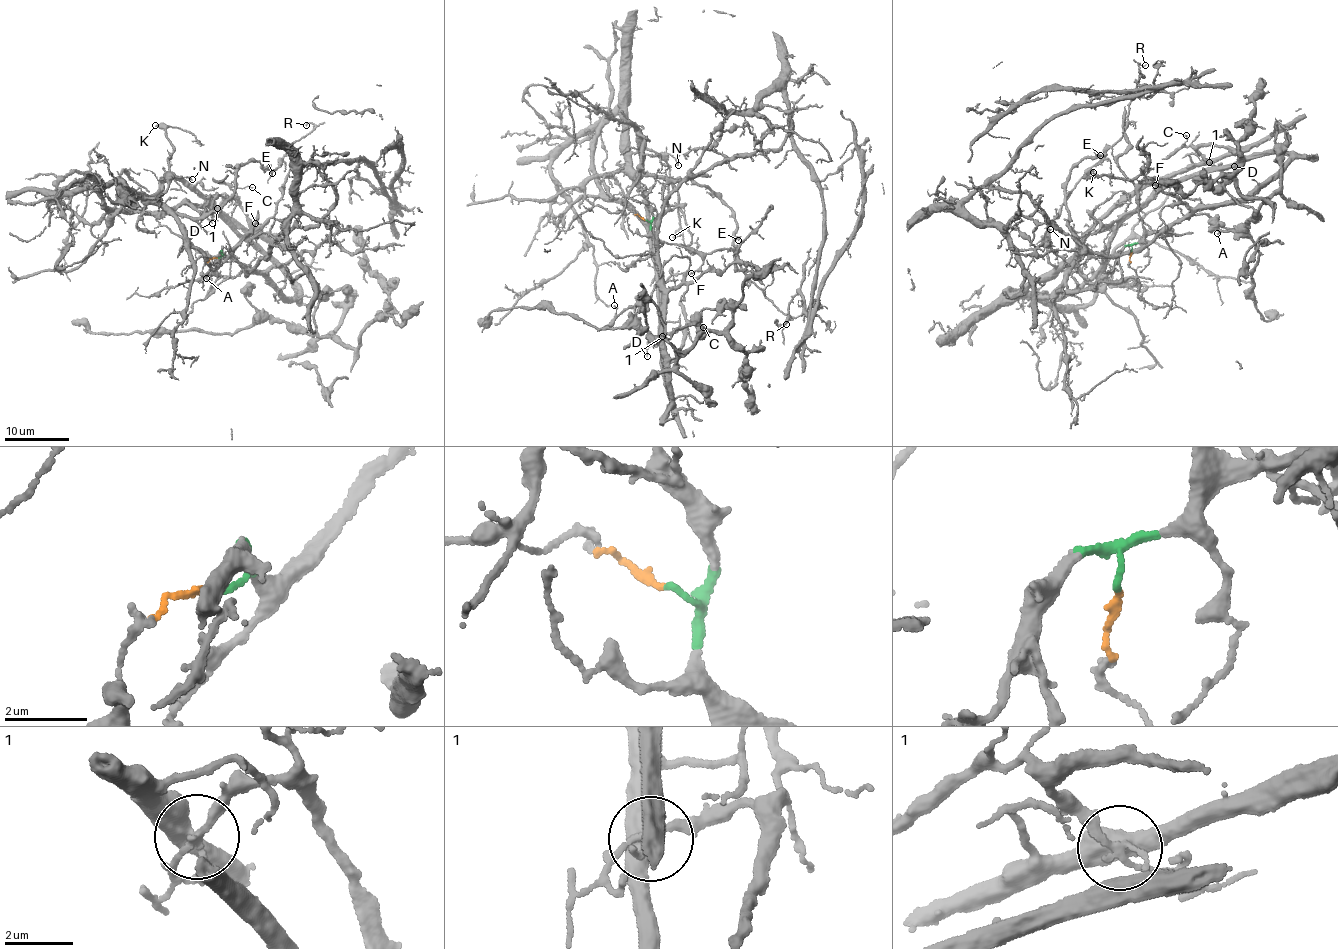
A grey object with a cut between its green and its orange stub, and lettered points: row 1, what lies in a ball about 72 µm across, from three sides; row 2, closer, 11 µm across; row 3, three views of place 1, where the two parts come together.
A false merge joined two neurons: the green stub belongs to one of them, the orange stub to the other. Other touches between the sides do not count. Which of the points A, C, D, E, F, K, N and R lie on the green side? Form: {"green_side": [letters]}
{"green_side": ["A", "C", "D", "F"]}

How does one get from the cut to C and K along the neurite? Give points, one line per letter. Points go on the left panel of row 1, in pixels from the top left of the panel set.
C: (218, 257), (229, 255), (262, 275), (289, 301), (300, 297), (248, 235), (231, 188), (252, 187)
K: (218, 257), (202, 276), (214, 270), (183, 224), (145, 196), (167, 187), (173, 149), (155, 126)

